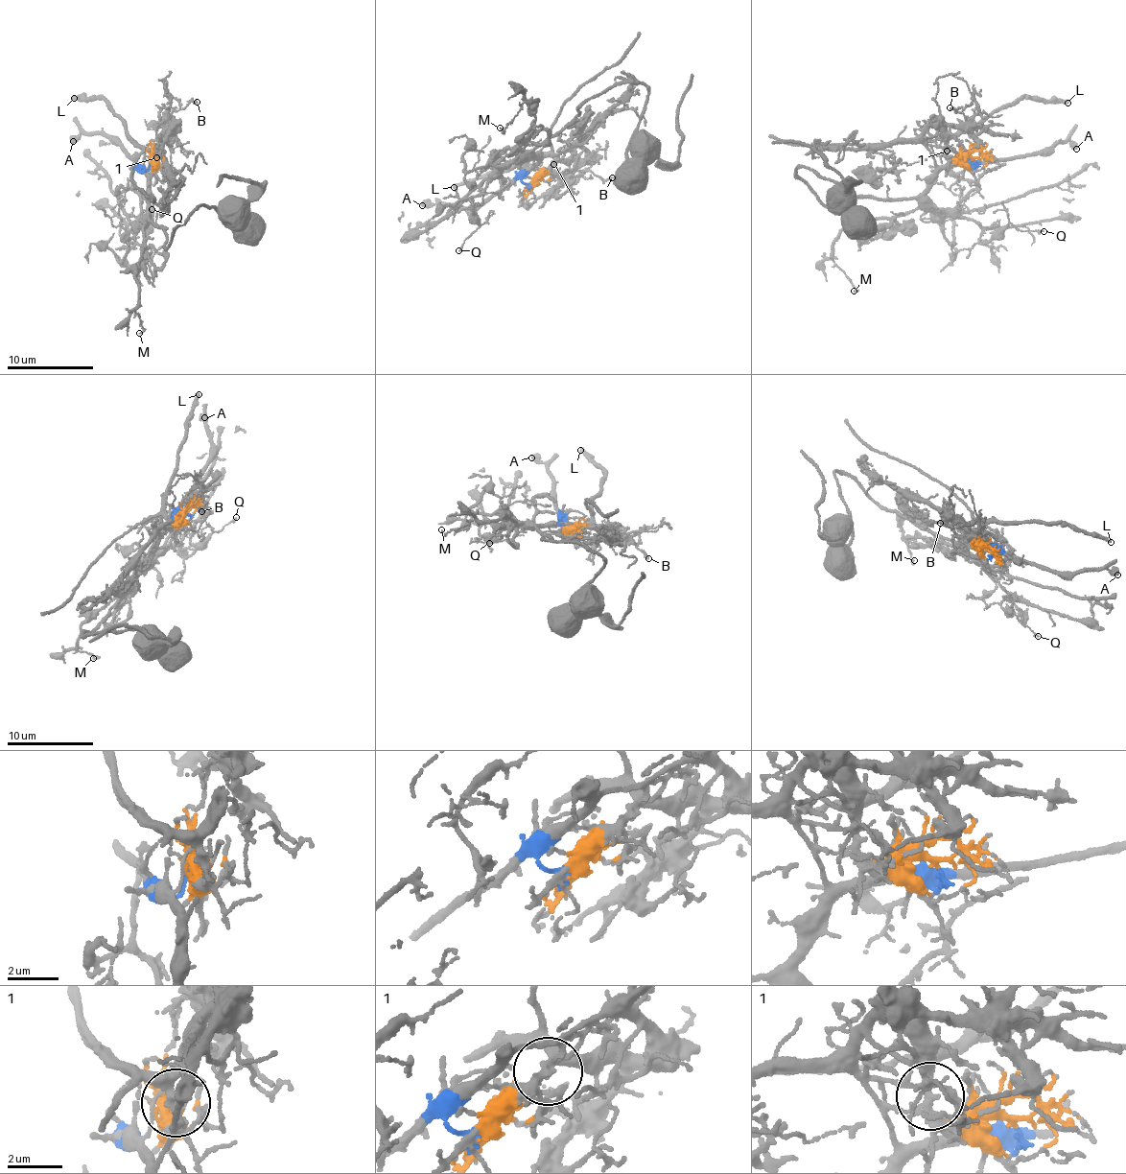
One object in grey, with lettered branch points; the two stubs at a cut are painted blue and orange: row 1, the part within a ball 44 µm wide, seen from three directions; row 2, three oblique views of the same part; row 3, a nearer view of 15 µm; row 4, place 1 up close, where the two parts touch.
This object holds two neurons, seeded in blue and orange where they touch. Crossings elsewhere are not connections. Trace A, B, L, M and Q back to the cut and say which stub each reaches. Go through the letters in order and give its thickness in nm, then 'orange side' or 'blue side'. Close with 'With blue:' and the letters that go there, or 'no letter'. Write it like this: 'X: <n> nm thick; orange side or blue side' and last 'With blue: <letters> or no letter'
A: 550 nm thick; blue side
B: 130 nm thick; orange side
L: 300 nm thick; orange side
M: 180 nm thick; blue side
Q: 140 nm thick; blue side
With blue: A, M, Q

